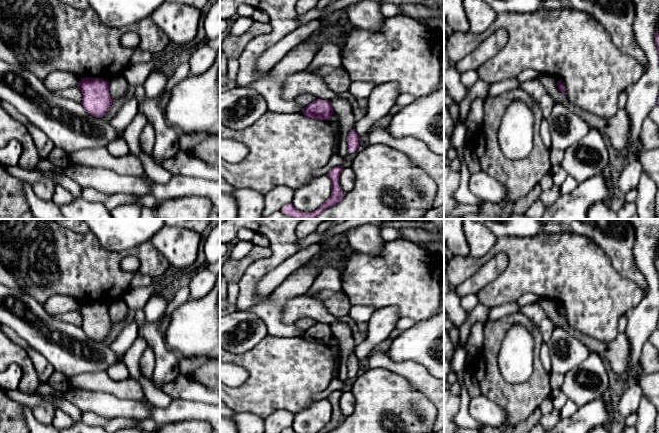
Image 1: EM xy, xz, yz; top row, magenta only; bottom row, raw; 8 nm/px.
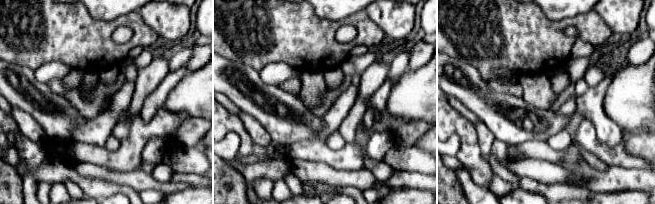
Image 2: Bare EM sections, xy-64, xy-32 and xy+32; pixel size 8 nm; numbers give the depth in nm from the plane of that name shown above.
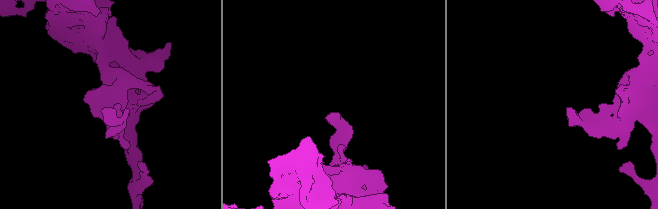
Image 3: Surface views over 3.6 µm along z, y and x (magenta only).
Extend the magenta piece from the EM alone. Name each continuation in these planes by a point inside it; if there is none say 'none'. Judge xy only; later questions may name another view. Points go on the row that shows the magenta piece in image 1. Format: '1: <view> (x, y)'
none

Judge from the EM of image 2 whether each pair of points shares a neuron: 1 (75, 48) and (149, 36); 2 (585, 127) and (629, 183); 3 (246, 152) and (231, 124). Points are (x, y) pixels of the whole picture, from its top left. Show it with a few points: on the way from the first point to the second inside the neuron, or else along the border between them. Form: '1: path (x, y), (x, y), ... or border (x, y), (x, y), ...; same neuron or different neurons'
1: path (93, 48), (125, 48), (131, 43); same neuron
2: border (609, 165), (638, 169); different neurons
3: path (245, 145), (245, 138), (238, 130); same neuron

